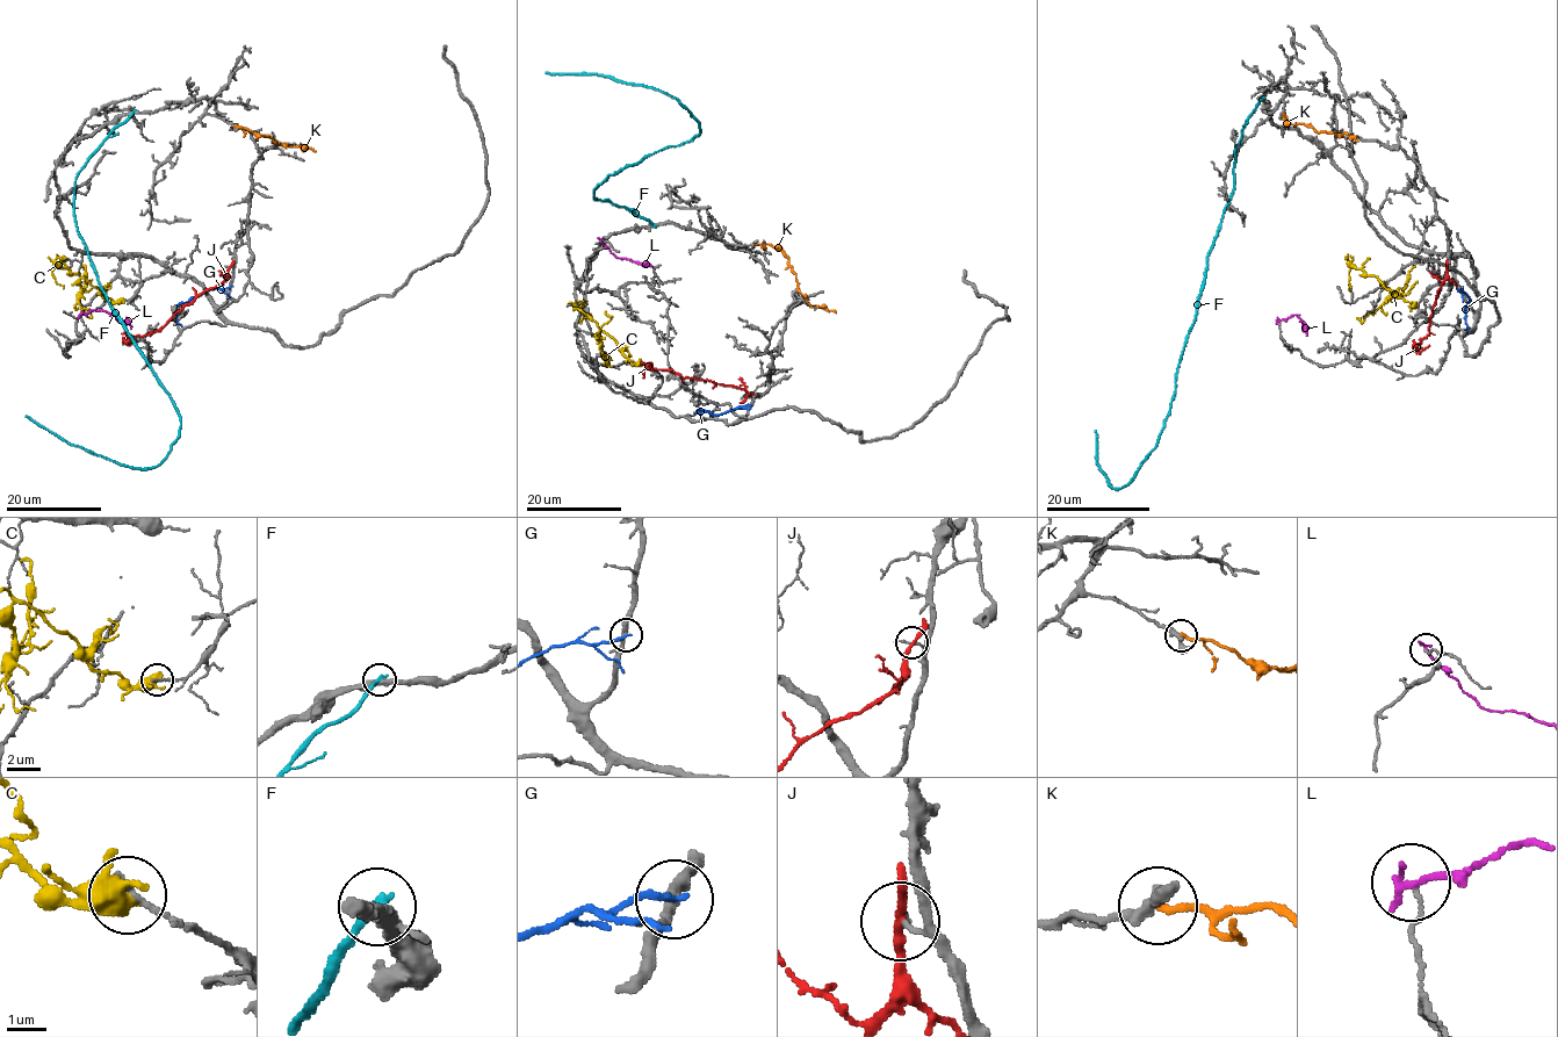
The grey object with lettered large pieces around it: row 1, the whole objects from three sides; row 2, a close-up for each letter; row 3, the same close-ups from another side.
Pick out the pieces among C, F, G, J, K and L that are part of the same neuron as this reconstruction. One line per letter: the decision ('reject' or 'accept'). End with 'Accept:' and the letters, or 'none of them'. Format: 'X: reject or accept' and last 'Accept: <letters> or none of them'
C: reject
F: reject
G: reject
J: reject
K: reject
L: reject
Accept: none of them

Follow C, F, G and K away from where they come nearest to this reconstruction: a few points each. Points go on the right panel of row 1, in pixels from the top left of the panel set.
C: (1414, 304), (1397, 296), (1378, 280), (1390, 292), (1390, 296), (1362, 323), (1356, 317)
F: (1262, 98), (1234, 150), (1233, 193), (1169, 411), (1123, 488), (1098, 469), (1095, 430)
G: (1459, 289), (1470, 297), (1465, 305), (1466, 333)
K: (1283, 114), (1291, 124), (1304, 123), (1317, 131), (1351, 135), (1357, 141)

